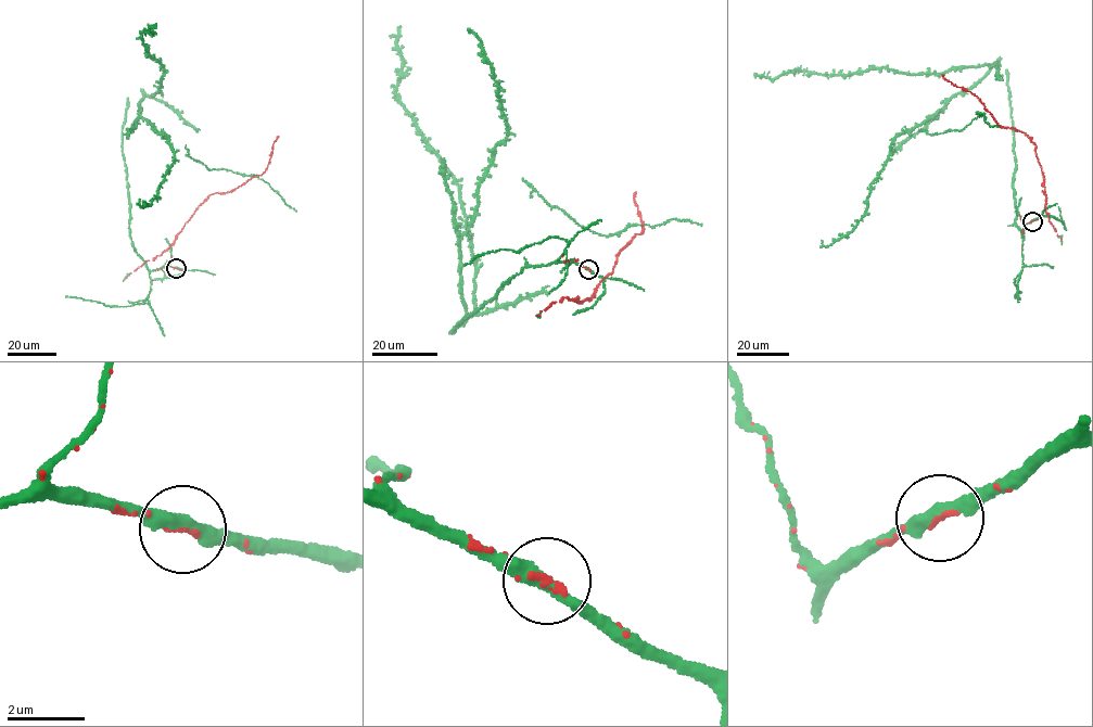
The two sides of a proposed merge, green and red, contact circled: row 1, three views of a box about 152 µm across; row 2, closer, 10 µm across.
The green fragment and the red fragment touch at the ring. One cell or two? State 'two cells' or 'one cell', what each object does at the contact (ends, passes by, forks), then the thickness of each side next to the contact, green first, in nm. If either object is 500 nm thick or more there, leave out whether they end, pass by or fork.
one cell | green passes by | red ends | 360/130 nm

